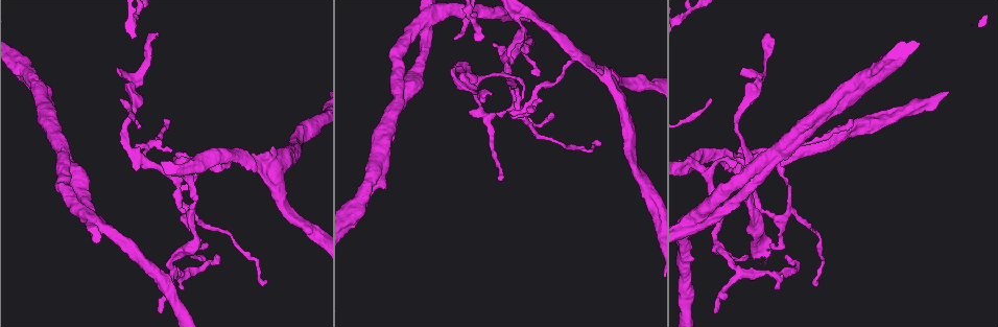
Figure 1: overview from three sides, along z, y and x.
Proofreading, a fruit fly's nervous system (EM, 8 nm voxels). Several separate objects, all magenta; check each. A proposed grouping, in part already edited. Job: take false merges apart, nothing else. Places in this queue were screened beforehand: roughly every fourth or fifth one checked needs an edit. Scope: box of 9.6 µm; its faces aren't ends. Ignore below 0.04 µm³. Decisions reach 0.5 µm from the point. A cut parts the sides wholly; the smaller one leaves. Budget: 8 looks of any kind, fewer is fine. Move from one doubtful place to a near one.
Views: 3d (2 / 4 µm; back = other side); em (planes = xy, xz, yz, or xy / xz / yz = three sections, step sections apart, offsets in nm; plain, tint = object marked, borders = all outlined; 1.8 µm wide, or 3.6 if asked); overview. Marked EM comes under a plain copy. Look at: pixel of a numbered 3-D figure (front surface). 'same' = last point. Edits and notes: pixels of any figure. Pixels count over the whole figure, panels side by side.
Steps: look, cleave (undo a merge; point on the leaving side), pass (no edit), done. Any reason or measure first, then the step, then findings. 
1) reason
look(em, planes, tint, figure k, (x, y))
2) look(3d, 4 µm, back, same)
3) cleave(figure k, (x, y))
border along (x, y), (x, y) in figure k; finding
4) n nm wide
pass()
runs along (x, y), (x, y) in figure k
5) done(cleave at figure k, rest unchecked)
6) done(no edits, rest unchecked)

look(em, planes, tint, figure 1, (397, 94))

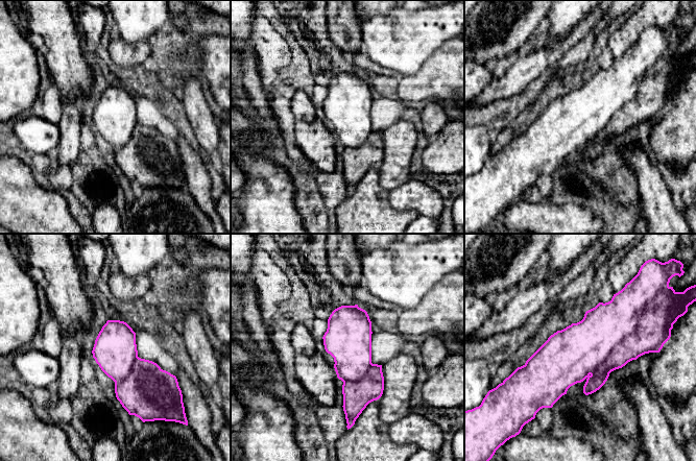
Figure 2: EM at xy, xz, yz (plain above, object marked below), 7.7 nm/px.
340 nm wide
cleave(figure 2, (650, 335))
border along (643, 312), (638, 325), (591, 374) in figure 2; two neurons meet here

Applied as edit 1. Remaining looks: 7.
look(overview)

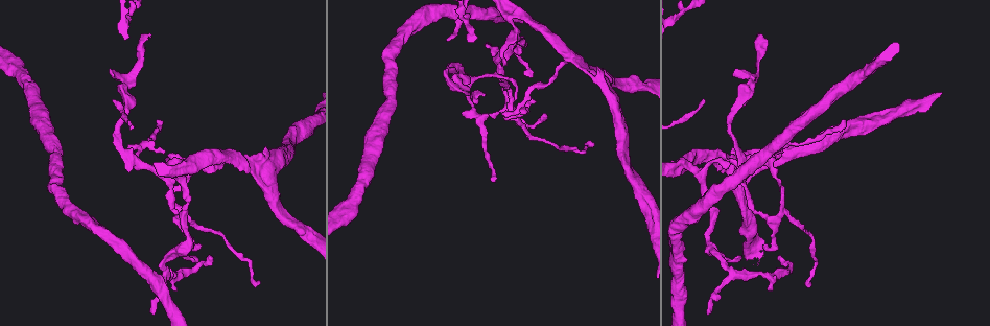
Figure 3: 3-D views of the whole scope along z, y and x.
side arm on a straight run
look(em, 3.6 µm, planes, borders, figure 3, (517, 13))

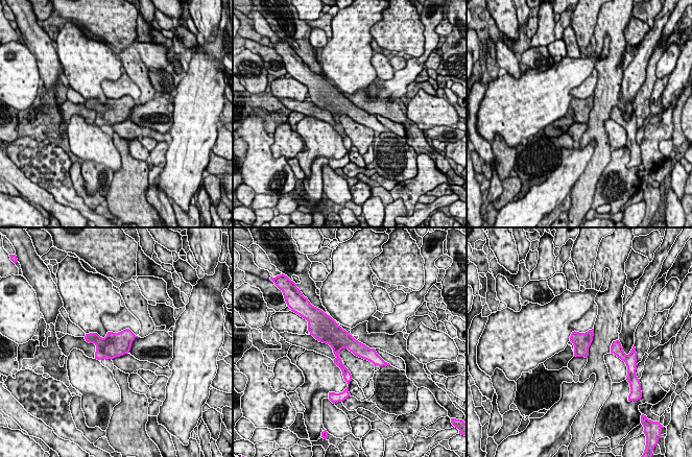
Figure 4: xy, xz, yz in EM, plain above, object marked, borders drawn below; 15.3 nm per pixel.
pass()
one neuron here

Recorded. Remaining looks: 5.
thick turns thin
look(3d, 2 µm, figure 3, (132, 81))

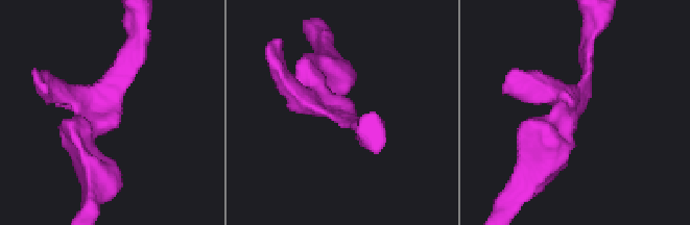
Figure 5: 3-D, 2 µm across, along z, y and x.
look(em, planes, tint, figure 5, (103, 116))

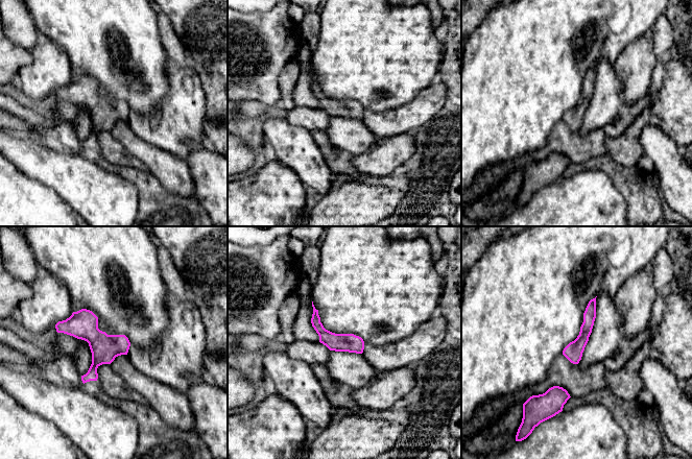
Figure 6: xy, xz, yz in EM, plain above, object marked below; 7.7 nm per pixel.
pass()
runs along (593, 302), (575, 361) in figure 6; one neuron here

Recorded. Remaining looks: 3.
done(cleave at figure 2, rest unchecked)

